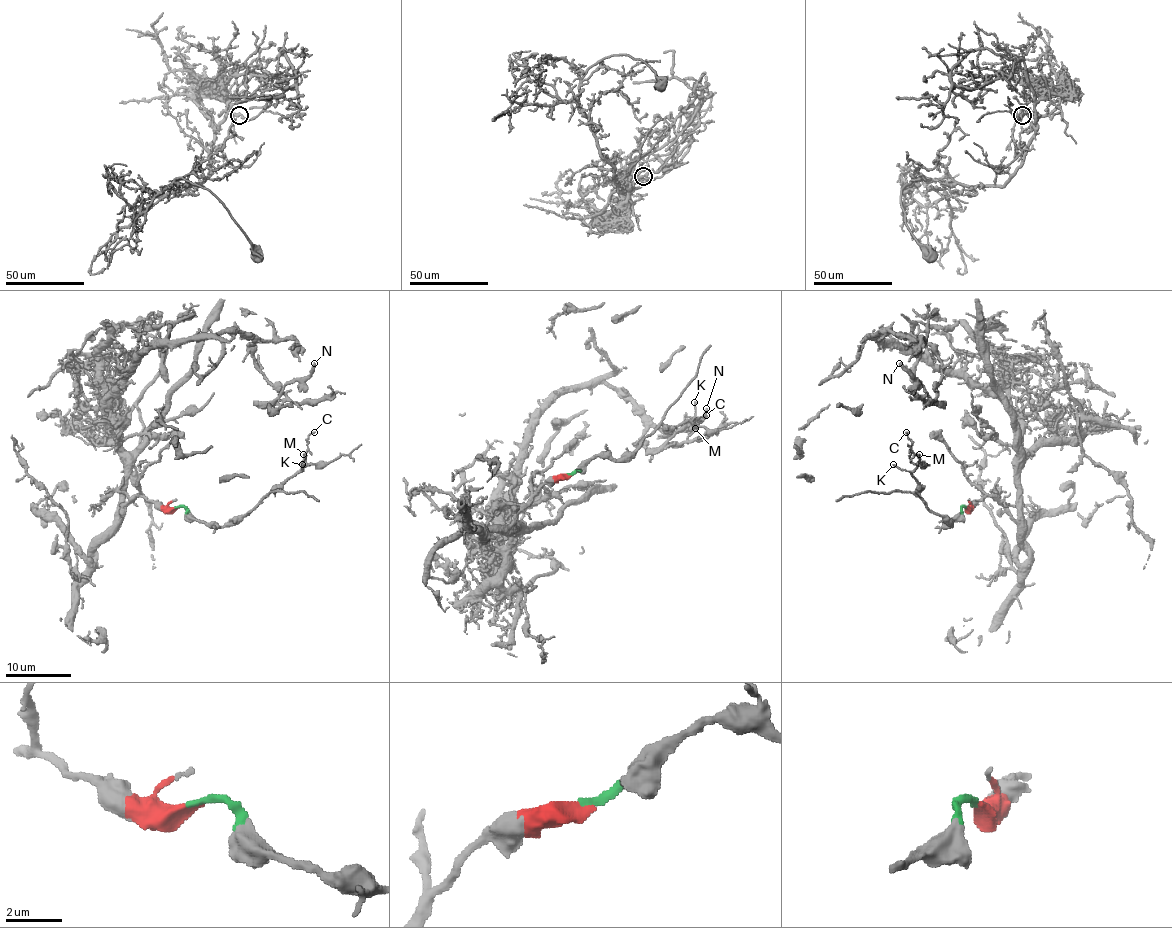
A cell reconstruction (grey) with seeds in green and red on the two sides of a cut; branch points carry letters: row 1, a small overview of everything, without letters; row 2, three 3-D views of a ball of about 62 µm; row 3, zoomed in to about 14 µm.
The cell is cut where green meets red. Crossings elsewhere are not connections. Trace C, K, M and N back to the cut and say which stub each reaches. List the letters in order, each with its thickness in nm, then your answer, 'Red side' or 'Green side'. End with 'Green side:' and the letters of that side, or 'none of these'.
C: Thickness 130 nm. Green side
K: Thickness 110 nm. Green side
M: Thickness 150 nm. Green side
N: Thickness 320 nm. Red side
Green side: C, K, M

